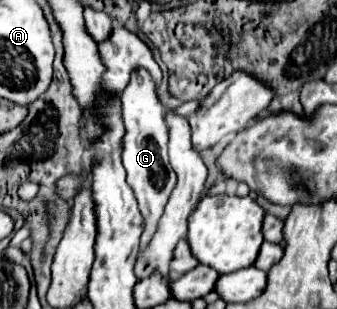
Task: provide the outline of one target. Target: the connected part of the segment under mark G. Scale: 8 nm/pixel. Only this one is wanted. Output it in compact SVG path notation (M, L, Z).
M144 67L132 71L126 89L120 95L126 135L122 139L122 163L128 173L130 187L136 193L142 217L144 217L144 233L140 237L140 253L150 243L158 219L164 213L164 205L176 185L176 173L168 163L168 141L166 141L166 123L164 123L164 107L156 95L156 83Z

